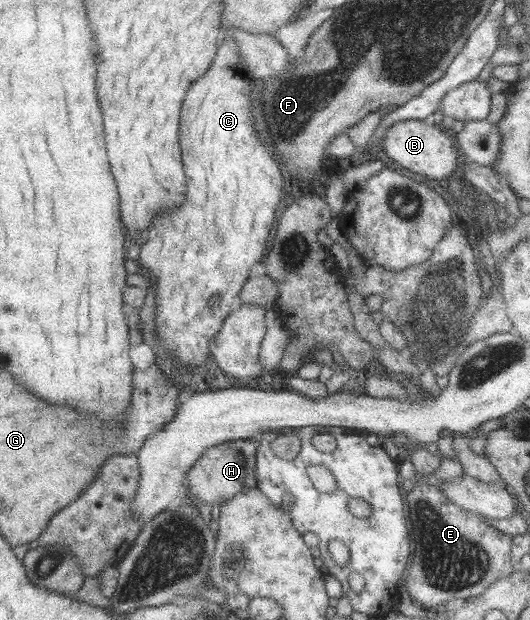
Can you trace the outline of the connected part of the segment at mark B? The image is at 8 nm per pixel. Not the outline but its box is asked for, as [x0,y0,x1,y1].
[381,120,456,181]

